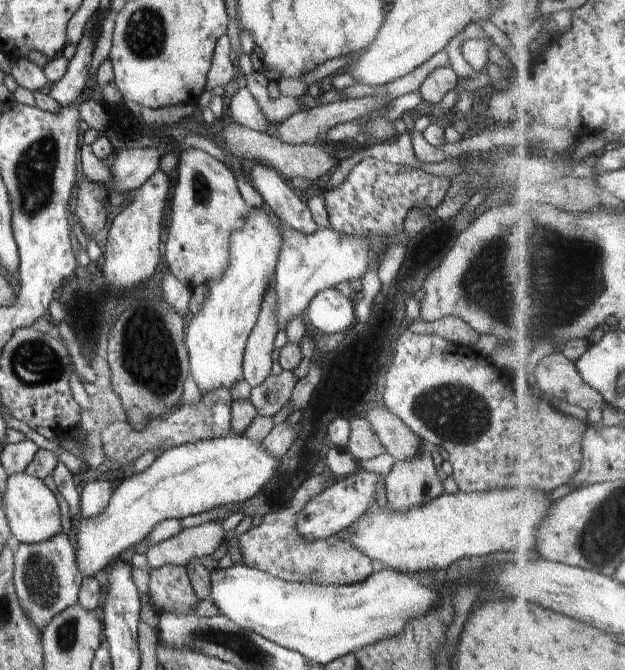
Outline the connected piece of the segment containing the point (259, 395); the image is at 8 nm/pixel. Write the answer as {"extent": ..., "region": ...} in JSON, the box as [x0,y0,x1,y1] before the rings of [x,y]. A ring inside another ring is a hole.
{"extent":[249,369,297,417],"region":[[[277,369],[261,386],[252,387],[249,400],[257,414],[274,417],[290,401],[297,382],[293,372]]]}

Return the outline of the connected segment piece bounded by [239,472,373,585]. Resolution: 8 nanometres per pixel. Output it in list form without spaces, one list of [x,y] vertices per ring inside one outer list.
[[[326,472],[306,480],[294,492],[294,495],[290,498],[289,506],[285,510],[265,515],[260,526],[252,527],[251,530],[248,530],[239,541],[239,548],[242,551],[245,565],[256,568],[271,576],[298,583],[311,581],[318,585],[350,585],[363,582],[366,578],[369,578],[373,574],[371,561],[356,548],[353,548],[348,540],[344,540],[340,536],[334,536],[319,539],[315,542],[307,542],[304,541],[295,530],[295,519],[302,511],[302,508],[304,508],[312,498],[315,498],[318,493],[327,490],[332,484],[334,484],[334,481],[328,481]]]

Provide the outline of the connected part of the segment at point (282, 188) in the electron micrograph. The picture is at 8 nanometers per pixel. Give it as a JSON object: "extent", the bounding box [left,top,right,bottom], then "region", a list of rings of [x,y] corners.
{"extent":[248,163,320,235],"region":[[[256,163],[248,176],[254,189],[264,199],[264,204],[288,228],[306,235],[314,235],[320,229],[313,222],[307,205],[302,203],[286,184],[287,179],[275,169]]]}

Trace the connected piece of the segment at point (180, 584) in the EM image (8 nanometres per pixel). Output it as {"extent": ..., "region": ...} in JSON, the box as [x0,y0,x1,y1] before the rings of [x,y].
{"extent":[149,565,199,614],"region":[[[163,565],[158,569],[150,569],[149,599],[161,614],[191,612],[199,602],[188,578],[187,568],[179,565]]]}

